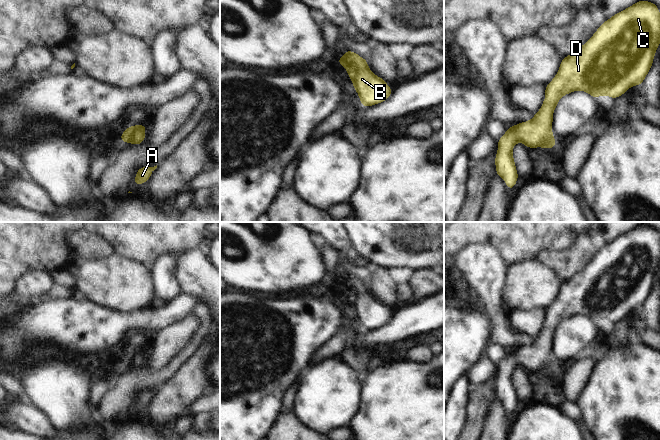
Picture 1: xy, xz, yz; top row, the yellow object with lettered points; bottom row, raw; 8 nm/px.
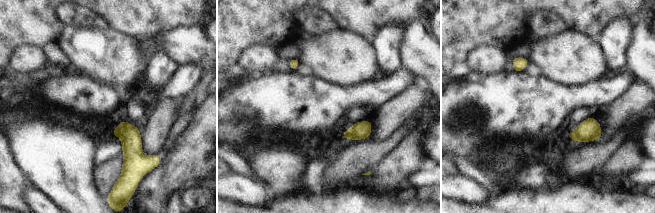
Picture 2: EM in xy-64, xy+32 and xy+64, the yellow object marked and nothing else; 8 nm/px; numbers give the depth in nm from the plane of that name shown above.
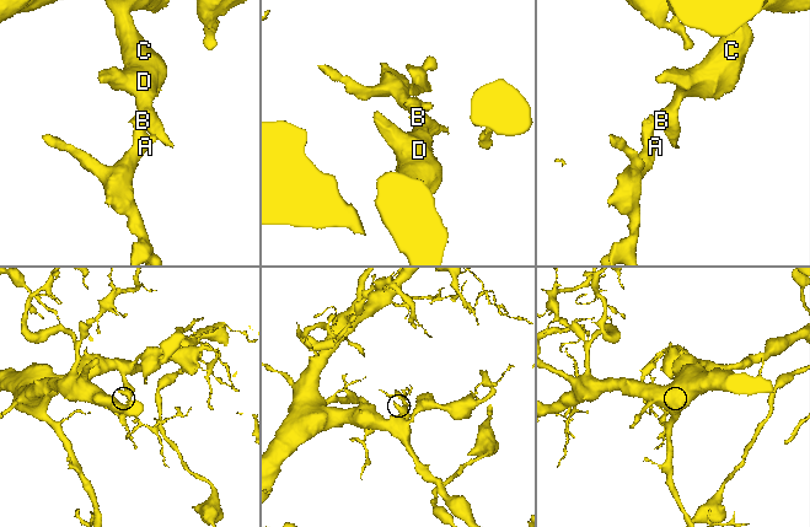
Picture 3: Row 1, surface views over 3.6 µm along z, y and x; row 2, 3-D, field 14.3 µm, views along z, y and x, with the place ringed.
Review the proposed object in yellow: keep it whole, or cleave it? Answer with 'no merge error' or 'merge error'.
no merge error

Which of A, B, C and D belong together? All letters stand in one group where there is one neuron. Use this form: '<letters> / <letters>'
A B C D

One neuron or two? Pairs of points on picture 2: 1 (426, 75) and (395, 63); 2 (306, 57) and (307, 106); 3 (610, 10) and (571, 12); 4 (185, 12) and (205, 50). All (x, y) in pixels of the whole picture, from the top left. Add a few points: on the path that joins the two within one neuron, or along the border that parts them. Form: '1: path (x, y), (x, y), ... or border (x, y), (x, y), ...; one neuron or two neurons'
1: border (402, 42), (400, 46), (401, 66); two neurons
2: border (313, 74), (335, 84); two neurons
3: path (600, 10), (581, 10); one neuron
4: border (196, 24), (177, 25), (169, 28); two neurons

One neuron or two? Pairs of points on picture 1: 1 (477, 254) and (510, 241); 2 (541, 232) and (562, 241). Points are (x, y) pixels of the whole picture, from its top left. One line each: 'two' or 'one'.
1: two
2: one

